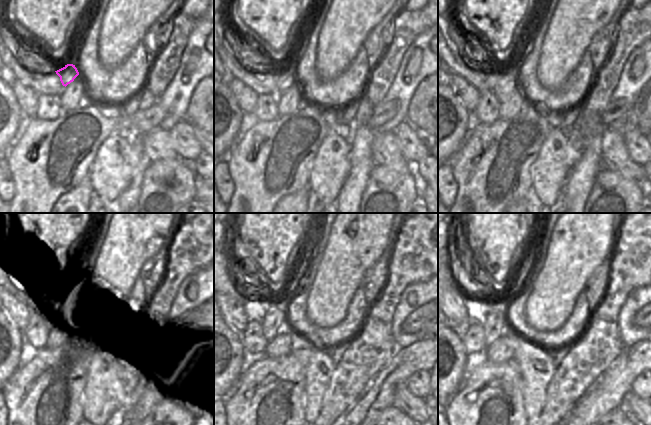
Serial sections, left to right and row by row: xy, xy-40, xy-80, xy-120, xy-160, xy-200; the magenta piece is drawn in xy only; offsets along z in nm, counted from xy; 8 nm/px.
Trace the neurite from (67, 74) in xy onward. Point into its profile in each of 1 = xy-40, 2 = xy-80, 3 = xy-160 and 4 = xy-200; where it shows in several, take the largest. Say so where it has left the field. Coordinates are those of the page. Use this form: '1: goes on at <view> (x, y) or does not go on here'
1: goes on at xy-40 (286, 78)
2: goes on at xy-80 (504, 87)
3: goes on at xy-160 (278, 314)
4: goes on at xy-200 (495, 324)

